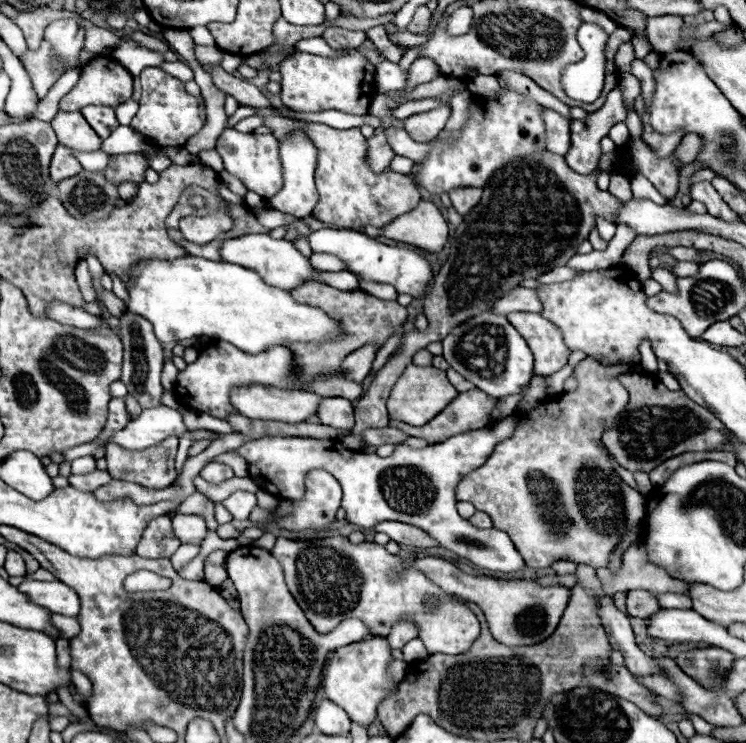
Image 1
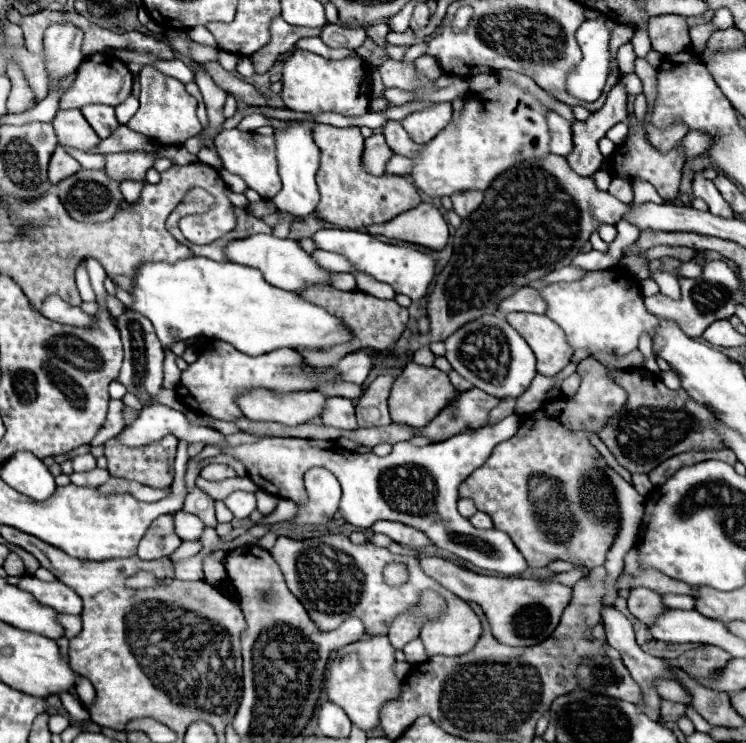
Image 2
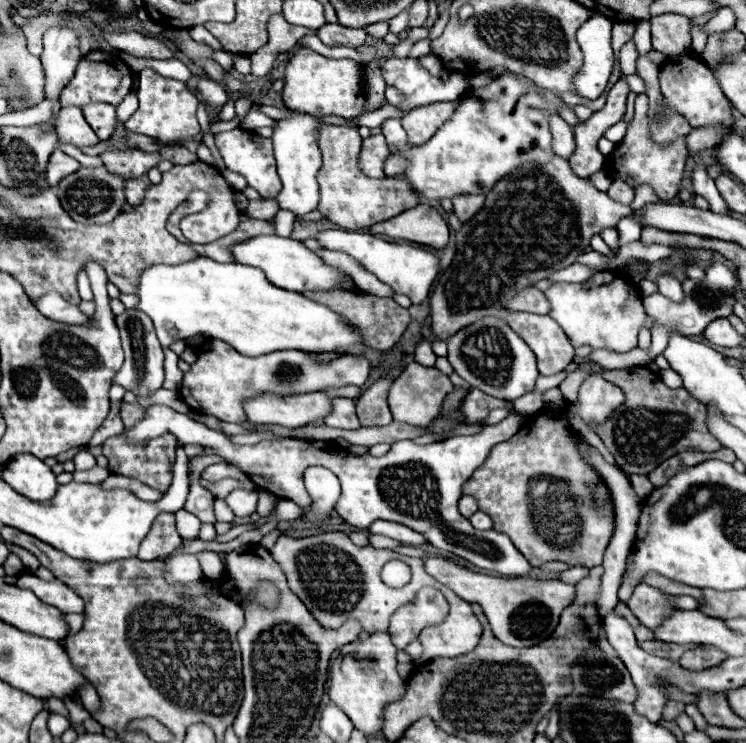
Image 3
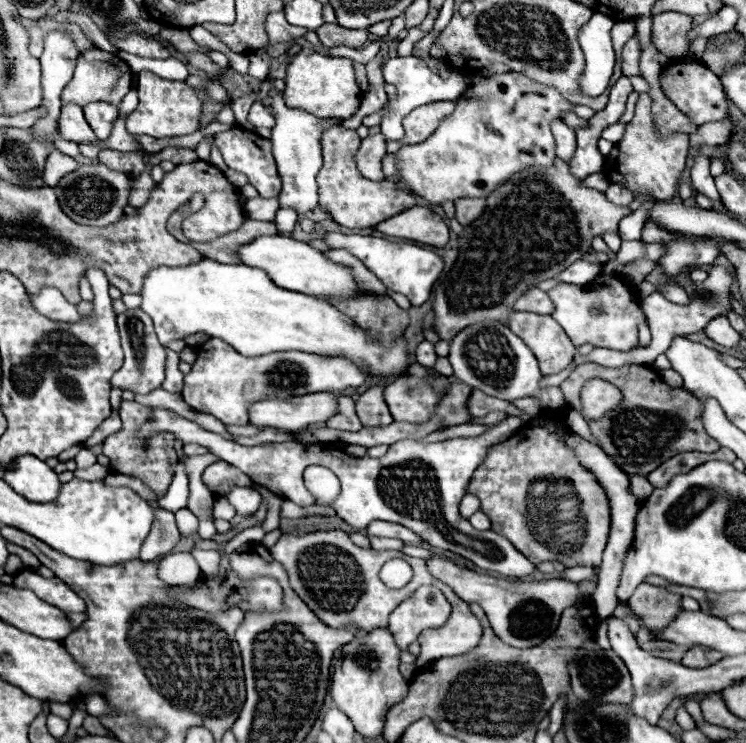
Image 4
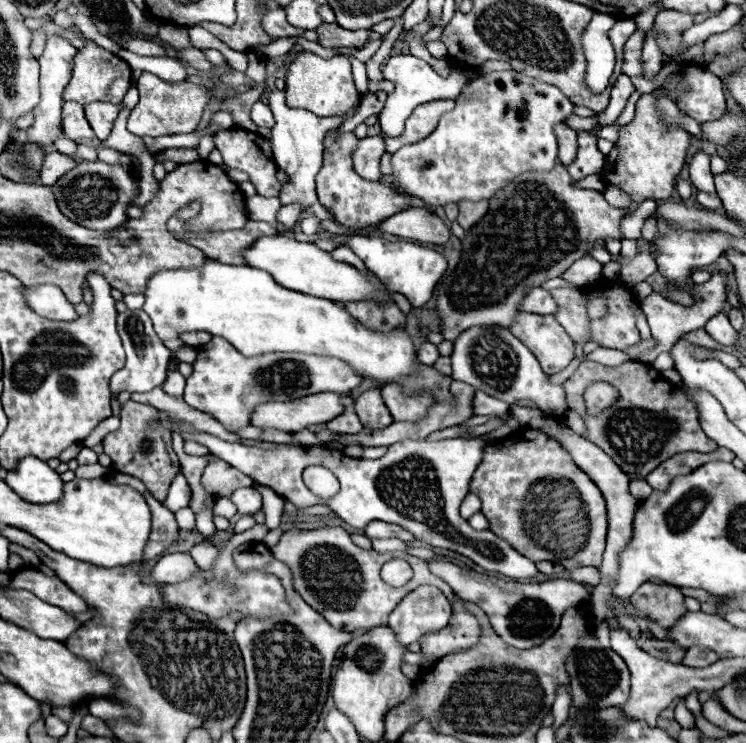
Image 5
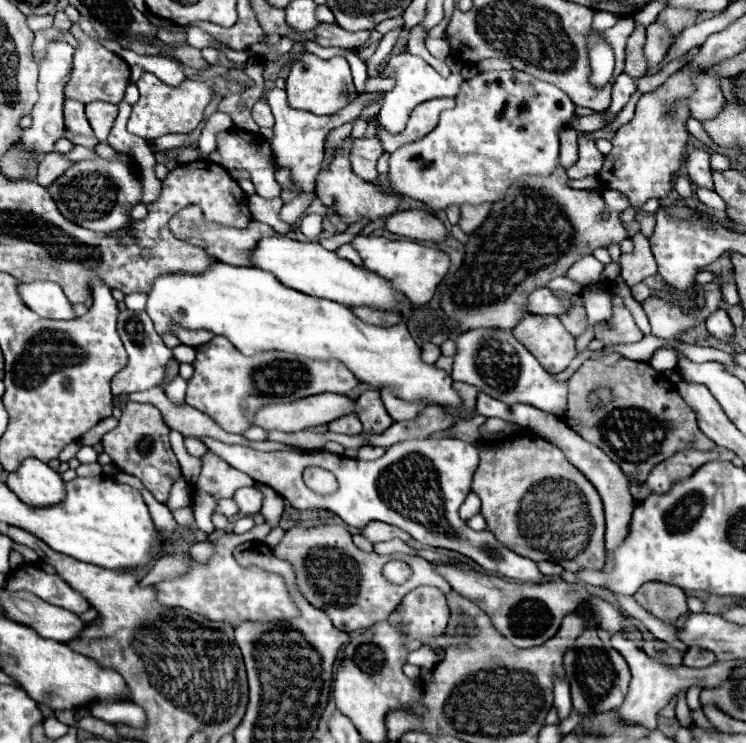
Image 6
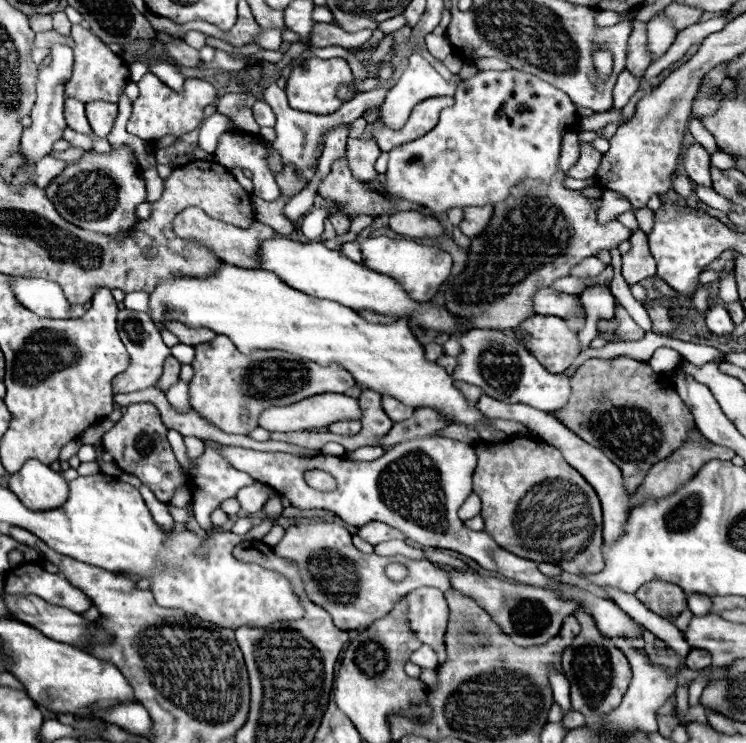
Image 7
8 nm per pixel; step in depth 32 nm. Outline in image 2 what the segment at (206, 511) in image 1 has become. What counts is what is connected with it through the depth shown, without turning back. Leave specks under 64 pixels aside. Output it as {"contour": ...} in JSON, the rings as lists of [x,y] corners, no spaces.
{"contour":[[[197,486],[187,494],[181,510],[198,516],[206,526],[215,528],[218,523],[215,516],[215,502]]]}

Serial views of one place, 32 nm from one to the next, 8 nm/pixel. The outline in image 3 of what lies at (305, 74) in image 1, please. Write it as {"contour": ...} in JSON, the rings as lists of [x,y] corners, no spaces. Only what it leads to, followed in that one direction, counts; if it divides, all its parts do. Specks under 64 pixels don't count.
{"contour":[[[308,48],[296,52],[286,64],[282,98],[290,110],[308,112],[312,116],[342,116],[354,118],[362,112],[364,98],[360,98],[362,86],[358,80],[358,68],[354,60],[324,58]]]}

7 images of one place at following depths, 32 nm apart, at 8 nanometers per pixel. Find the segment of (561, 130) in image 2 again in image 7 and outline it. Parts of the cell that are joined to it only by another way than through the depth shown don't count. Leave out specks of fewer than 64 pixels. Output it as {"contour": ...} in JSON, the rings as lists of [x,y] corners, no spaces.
{"contour":[[[568,132],[564,134],[564,142],[562,142],[562,152],[560,152],[560,168],[564,172],[568,172],[580,158],[580,142],[578,142],[578,134],[576,132]]]}

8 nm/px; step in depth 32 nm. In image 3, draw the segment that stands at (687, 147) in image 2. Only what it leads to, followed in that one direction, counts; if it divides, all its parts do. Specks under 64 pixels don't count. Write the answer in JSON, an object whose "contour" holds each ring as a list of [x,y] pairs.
{"contour":[[[706,126],[694,130],[686,140],[688,140],[688,150],[690,152],[700,152],[704,148],[712,148],[720,144],[726,136],[726,126]]]}

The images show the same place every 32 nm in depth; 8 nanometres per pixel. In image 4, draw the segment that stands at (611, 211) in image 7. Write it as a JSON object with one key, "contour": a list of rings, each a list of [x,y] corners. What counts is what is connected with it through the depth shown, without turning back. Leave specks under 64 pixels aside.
{"contour":[[[612,184],[604,194],[606,194],[608,200],[612,200],[618,206],[628,206],[632,202],[632,194],[624,186],[620,186],[620,184]]]}

